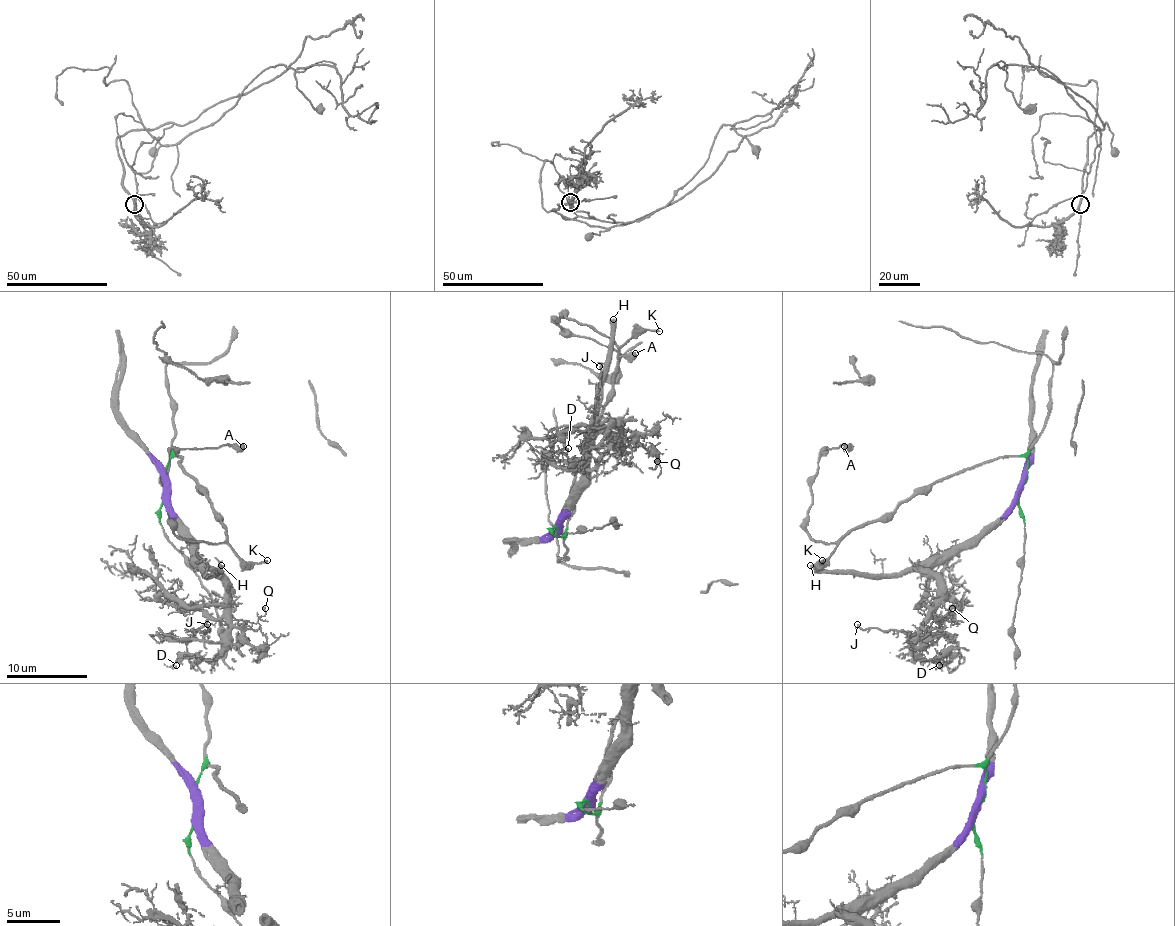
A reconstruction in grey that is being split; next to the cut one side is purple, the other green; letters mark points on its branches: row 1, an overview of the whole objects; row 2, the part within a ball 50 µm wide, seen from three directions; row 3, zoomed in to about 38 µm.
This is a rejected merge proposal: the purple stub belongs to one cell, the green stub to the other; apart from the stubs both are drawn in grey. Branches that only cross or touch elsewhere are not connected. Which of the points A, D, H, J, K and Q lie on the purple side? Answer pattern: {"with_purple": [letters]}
{"with_purple": ["D", "H", "J", "Q"]}

